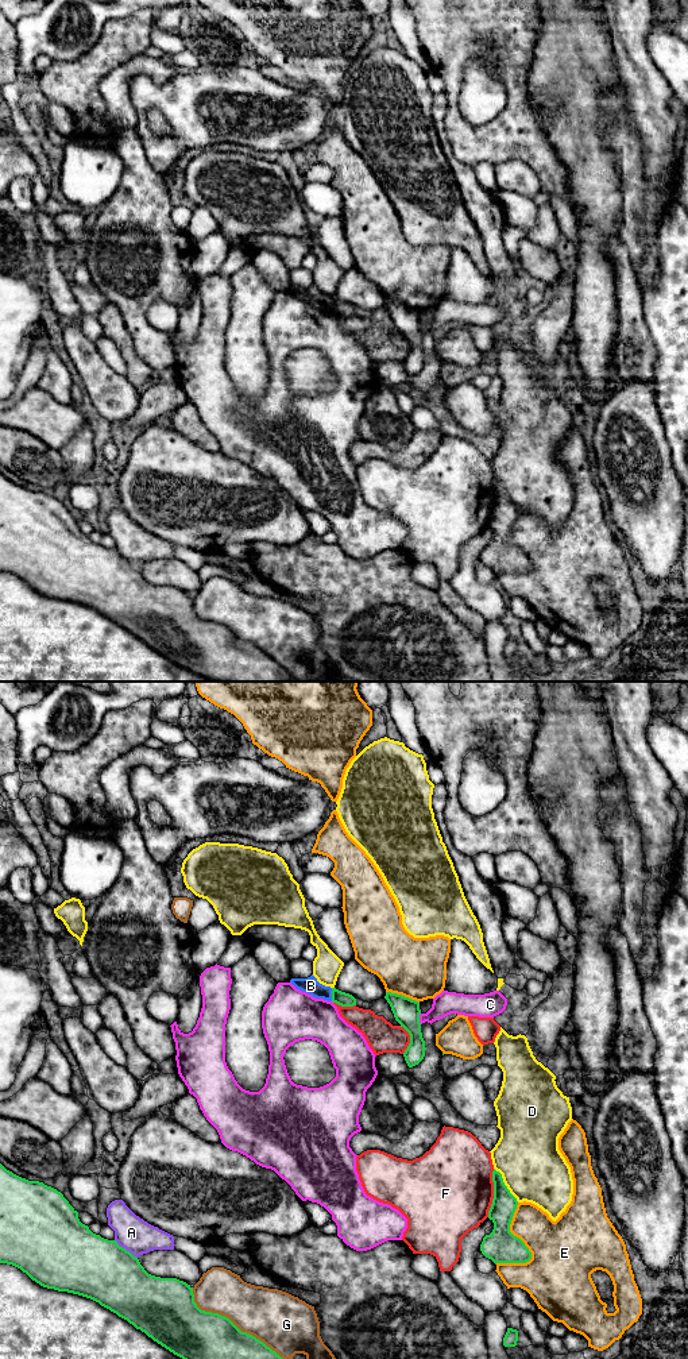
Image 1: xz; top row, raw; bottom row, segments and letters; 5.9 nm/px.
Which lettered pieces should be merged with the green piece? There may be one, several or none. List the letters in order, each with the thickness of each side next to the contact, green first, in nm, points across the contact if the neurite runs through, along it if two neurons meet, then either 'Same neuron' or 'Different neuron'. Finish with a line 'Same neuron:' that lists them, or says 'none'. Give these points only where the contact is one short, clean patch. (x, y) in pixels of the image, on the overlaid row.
A: Thickness 380 nm (green) against 200 nm. Different neuron
B: Thickness 90 nm (green) against 100 nm. Boundary: xz (331, 988), (332, 1000). Different neuron
C: Thickness 160 nm (green) against 140 nm. Different neuron
D: Thickness 150 nm (green) against 380 nm. Different neuron
E: Thickness 200 nm (green) against 400 nm. Different neuron
F: Thickness 150 nm (green) against 480 nm. Different neuron
G: Thickness 300 nm (green) against 320 nm. Different neuron
Same neuron: none

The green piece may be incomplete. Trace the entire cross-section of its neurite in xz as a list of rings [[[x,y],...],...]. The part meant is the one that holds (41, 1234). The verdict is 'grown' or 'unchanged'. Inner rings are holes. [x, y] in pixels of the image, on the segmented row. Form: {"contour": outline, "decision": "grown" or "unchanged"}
{"contour": [[[0,1163],[0,1263],[12,1265],[26,1273],[32,1281],[39,1283],[43,1287],[54,1289],[58,1292],[67,1292],[78,1294],[86,1298],[90,1298],[98,1302],[101,1306],[116,1313],[119,1317],[127,1320],[136,1329],[144,1332],[154,1341],[173,1352],[174,1355],[182,1359],[283,1359],[263,1341],[255,1336],[241,1332],[228,1317],[219,1313],[201,1310],[194,1302],[193,1287],[183,1281],[177,1278],[161,1278],[148,1274],[144,1267],[140,1265],[139,1259],[134,1256],[130,1251],[120,1247],[116,1240],[108,1240],[100,1235],[93,1233],[88,1225],[82,1224],[78,1219],[78,1212],[69,1204],[61,1192],[57,1189],[45,1185],[39,1181],[28,1181],[22,1178],[12,1171],[7,1170]]], "decision": "unchanged"}

